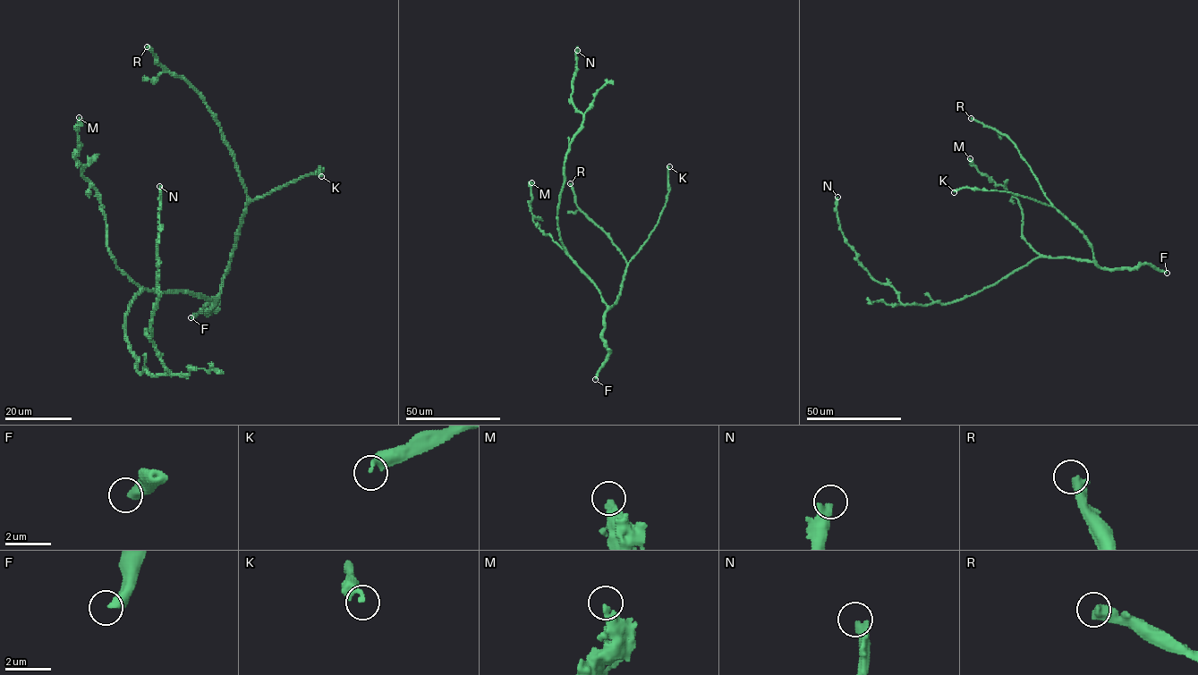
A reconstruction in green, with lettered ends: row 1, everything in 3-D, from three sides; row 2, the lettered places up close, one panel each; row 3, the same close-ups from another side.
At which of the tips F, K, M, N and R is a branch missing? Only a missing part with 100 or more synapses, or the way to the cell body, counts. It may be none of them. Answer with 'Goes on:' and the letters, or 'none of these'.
Goes on: K, R

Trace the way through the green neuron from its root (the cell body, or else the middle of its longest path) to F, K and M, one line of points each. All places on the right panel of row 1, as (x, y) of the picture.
F: (1033, 259), (1042, 257), (1074, 257), (1090, 260), (1109, 269), (1151, 265), (1167, 273)
K: (1033, 259), (1051, 257), (1092, 261), (1094, 258), (1086, 237), (1051, 206), (1004, 191), (961, 188), (954, 192)
M: (1033, 259), (1040, 255), (1022, 235), (1022, 211), (1019, 201), (1002, 186), (983, 176), (970, 158)

